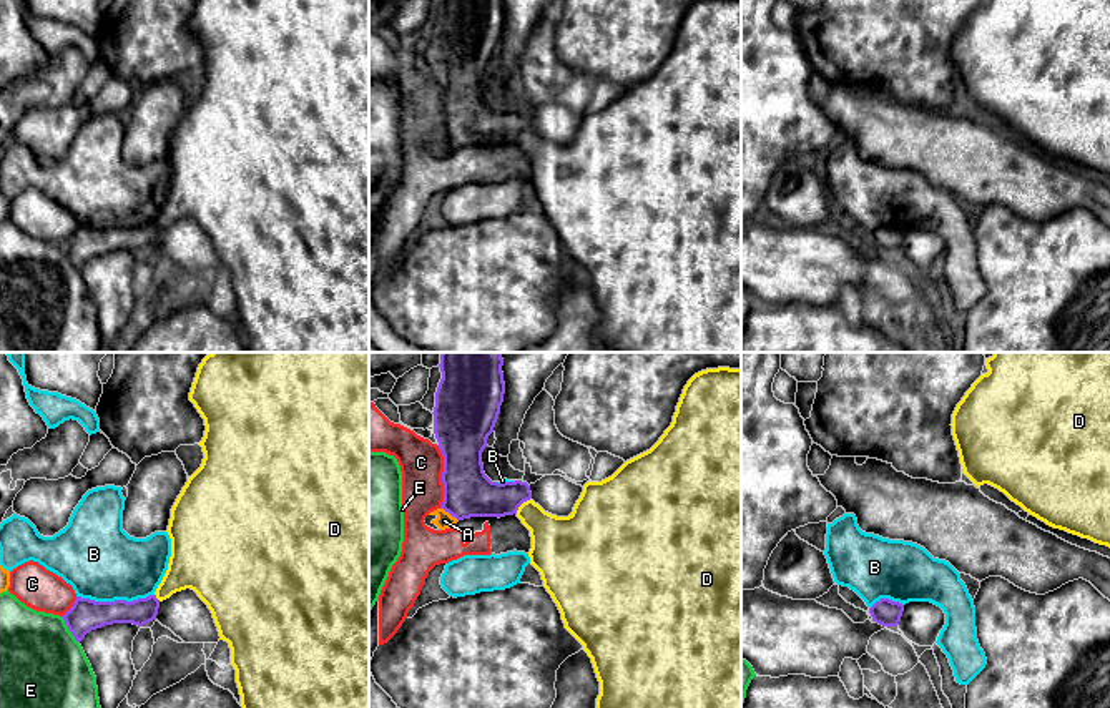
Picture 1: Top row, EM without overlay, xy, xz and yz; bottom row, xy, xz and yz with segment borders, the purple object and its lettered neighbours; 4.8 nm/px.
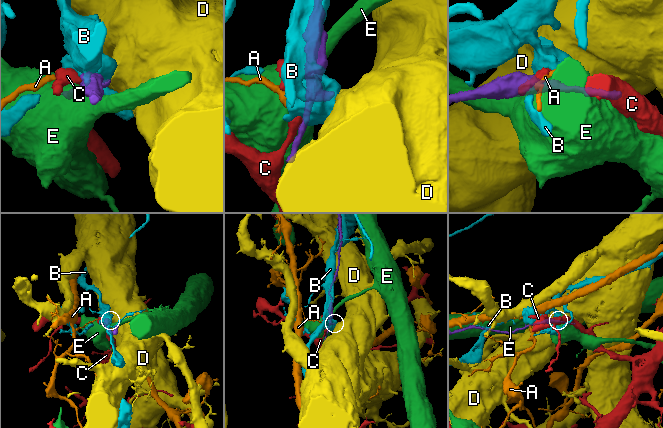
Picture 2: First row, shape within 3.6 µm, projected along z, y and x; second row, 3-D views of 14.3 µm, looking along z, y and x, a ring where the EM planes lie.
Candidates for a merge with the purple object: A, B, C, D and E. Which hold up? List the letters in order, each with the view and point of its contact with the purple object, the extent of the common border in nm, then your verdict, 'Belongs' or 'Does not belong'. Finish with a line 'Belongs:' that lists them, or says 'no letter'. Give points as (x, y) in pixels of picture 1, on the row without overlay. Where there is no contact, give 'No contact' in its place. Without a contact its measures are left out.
A: Touches purple at xz (449, 140). Shared border 110 nm. Does not belong
B: Touches purple at xy (115, 228). Shared border 380 nm. Does not belong
C: Touches purple at xz (442, 105). Shared border 300 nm. Does not belong
D: Touches purple at xz (522, 130). Shared border 110 nm. Does not belong
E: Touches purple at xy (68, 256). Shared border 150 nm. Does not belong
Belongs: no letter

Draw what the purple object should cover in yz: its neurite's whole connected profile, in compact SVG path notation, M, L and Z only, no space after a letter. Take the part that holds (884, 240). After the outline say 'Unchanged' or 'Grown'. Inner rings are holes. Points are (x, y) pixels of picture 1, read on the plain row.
M881 226L869 236L872 249L882 254L897 254L901 249L902 239L904 239L904 233L899 229L892 229L889 226Z. Unchanged

